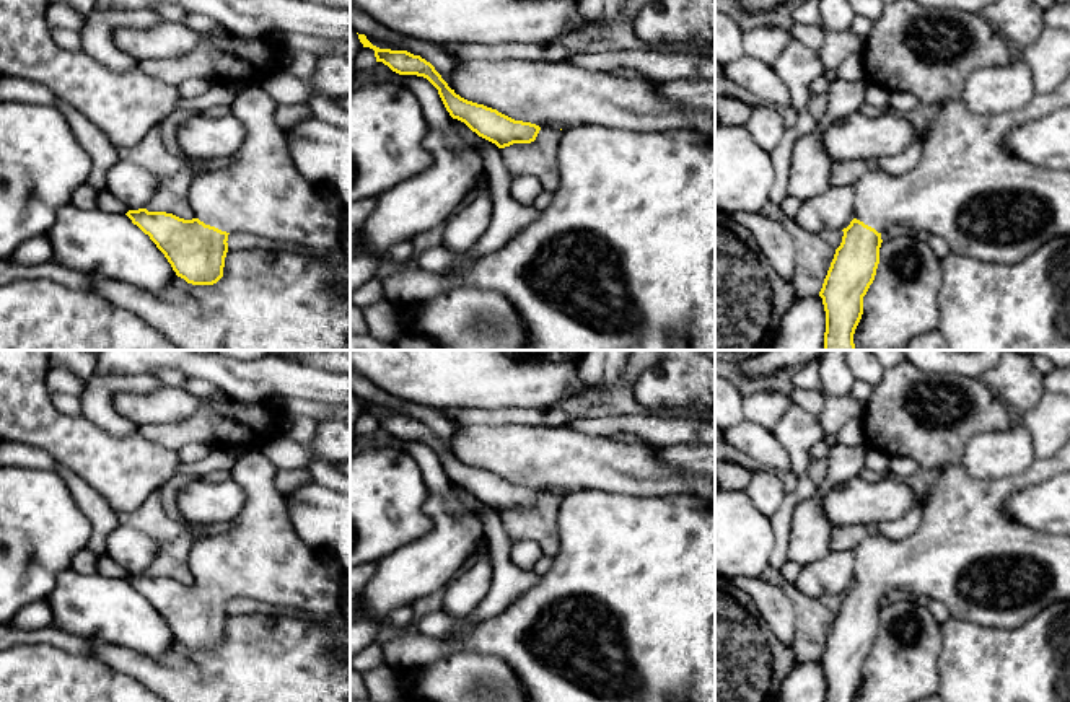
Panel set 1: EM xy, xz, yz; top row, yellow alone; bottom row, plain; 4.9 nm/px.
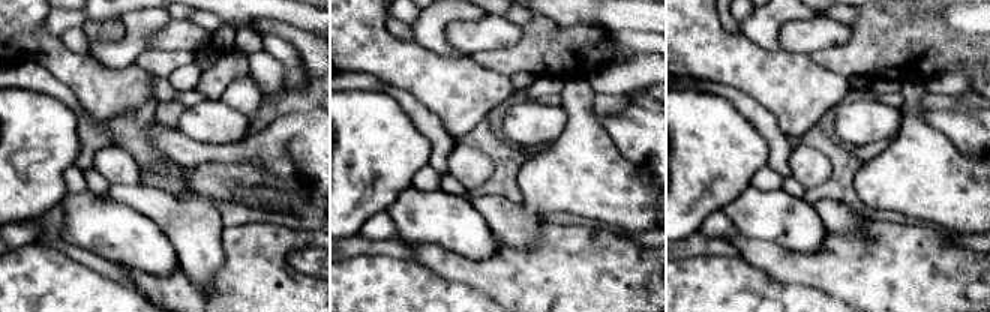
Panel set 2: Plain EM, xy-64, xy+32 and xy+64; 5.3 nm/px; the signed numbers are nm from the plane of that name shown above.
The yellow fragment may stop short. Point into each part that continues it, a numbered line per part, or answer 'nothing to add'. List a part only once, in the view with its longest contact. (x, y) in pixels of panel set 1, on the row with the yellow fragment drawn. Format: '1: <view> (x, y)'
1: xy (259, 191)

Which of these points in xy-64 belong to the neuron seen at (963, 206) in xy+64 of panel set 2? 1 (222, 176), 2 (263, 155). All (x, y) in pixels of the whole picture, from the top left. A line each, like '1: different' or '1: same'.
1: same
2: different

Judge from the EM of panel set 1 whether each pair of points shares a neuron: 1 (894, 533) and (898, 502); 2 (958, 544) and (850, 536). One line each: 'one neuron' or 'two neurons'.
1: two neurons
2: two neurons

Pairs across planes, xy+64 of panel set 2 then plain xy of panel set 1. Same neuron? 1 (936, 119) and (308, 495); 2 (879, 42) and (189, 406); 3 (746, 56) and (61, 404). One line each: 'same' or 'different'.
1: different
2: different
3: different

